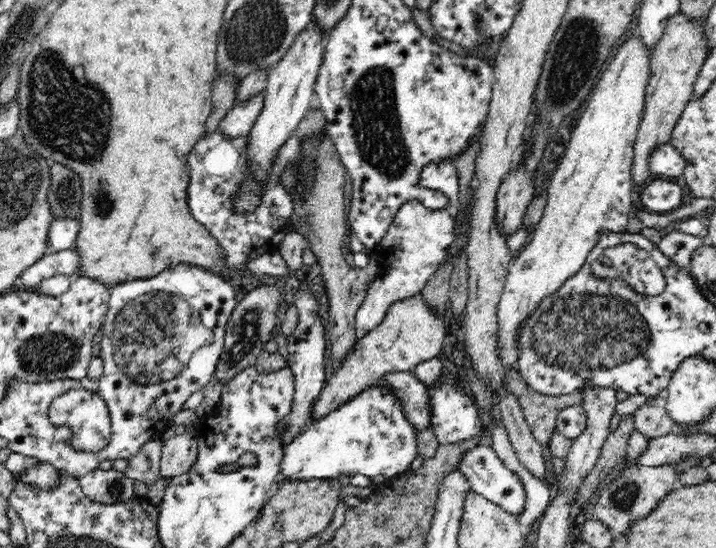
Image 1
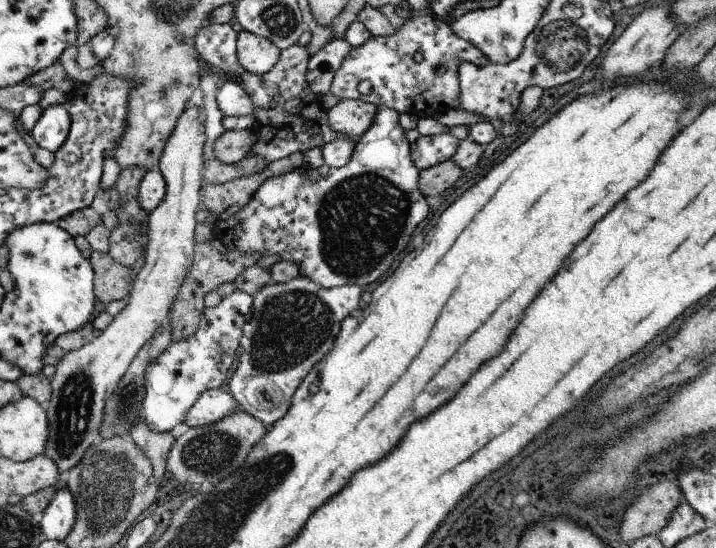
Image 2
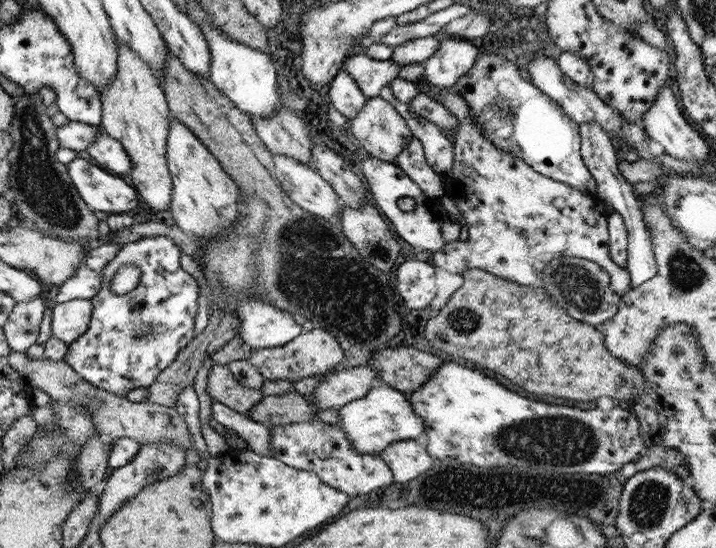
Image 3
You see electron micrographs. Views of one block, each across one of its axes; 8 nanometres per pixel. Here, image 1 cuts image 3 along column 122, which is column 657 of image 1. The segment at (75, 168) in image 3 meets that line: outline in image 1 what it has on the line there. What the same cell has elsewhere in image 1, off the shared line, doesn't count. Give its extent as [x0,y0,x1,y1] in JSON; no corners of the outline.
[640,177,684,213]

